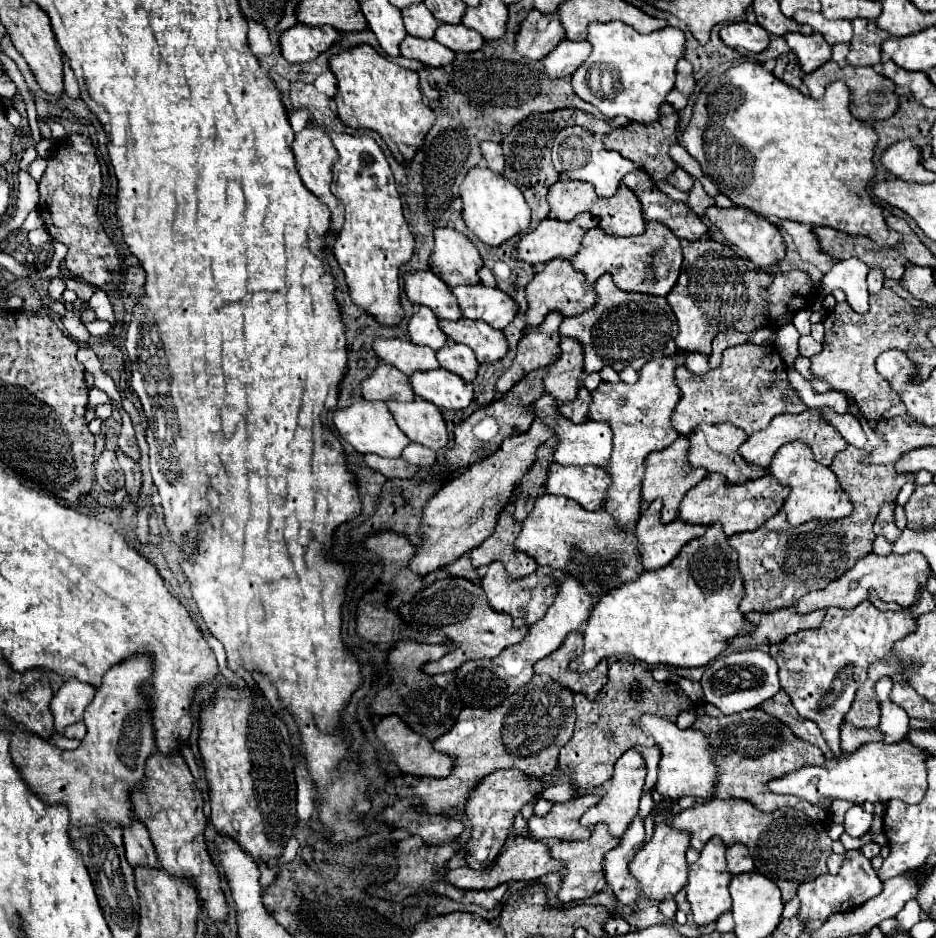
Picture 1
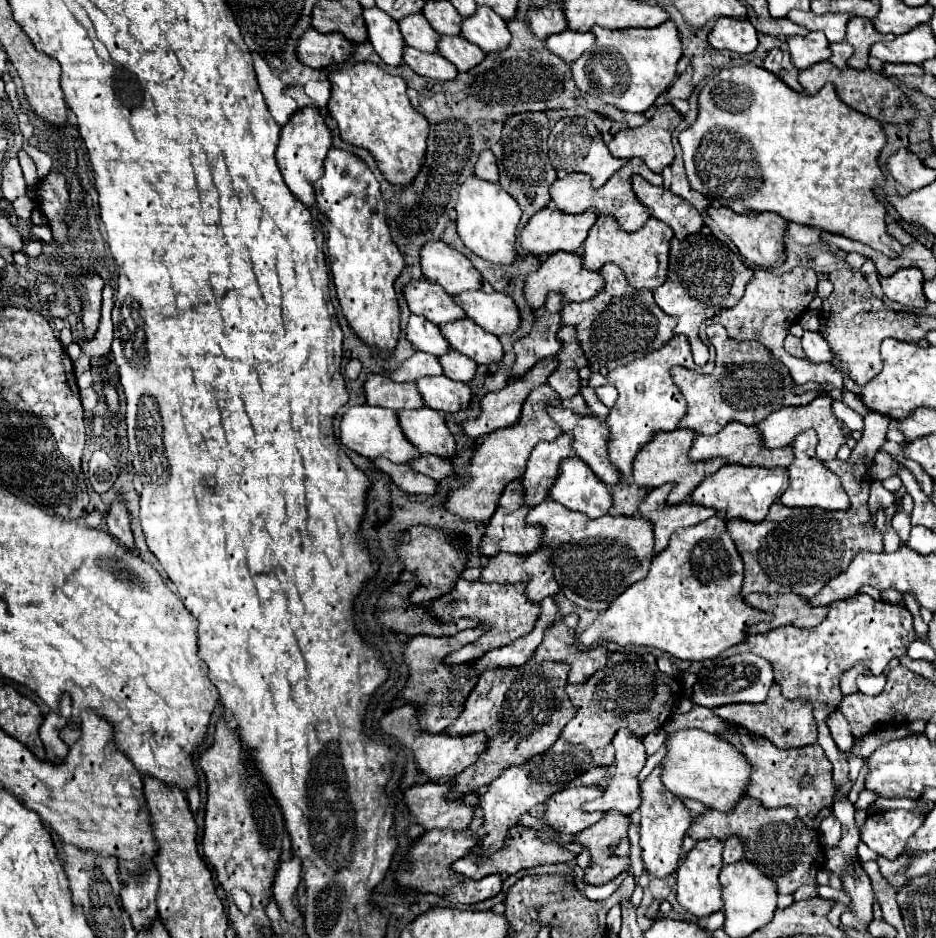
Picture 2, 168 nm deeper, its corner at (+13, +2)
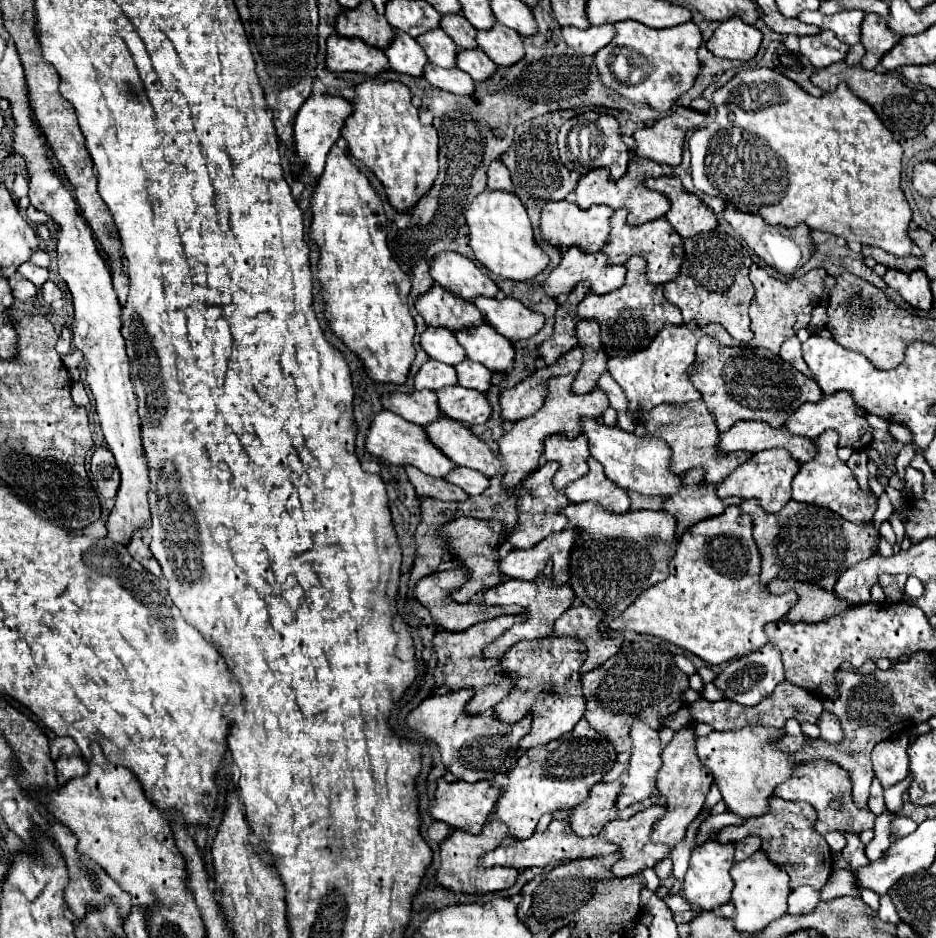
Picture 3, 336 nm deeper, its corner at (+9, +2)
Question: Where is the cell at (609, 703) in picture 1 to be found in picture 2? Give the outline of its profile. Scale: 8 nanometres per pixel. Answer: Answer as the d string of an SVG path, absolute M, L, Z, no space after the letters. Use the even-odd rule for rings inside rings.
M629 647L629 651L615 651L609 655L607 665L599 669L583 685L565 687L571 703L575 705L575 717L561 731L561 739L573 745L585 745L593 765L613 765L613 735L623 727L633 731L639 739L665 725L671 717L677 699L683 697L681 683L657 669L655 655L647 647Z

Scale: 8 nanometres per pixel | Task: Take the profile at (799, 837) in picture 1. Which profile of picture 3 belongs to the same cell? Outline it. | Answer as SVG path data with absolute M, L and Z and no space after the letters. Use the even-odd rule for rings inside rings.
M773 797L767 815L745 819L745 823L739 827L721 829L719 841L733 843L747 835L757 835L763 839L761 849L771 857L773 863L777 863L783 871L789 873L791 889L809 885L819 891L833 873L833 853L827 847L825 837L815 831L815 809L809 803L801 803L801 801L795 803L795 801L785 801L781 797Z

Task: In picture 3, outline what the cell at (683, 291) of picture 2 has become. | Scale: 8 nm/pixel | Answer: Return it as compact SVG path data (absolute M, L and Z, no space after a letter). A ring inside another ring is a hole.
M705 231L685 239L685 257L681 275L663 287L669 303L677 305L683 321L697 321L699 325L717 323L719 319L735 319L735 339L749 341L749 305L753 303L755 289L749 281L751 257L743 243L721 231Z

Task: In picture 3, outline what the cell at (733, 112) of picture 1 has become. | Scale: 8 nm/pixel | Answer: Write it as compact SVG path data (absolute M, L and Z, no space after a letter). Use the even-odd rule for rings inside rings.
M749 69L739 71L725 87L717 89L713 95L713 105L717 109L715 121L705 127L697 129L689 137L689 151L691 151L691 175L693 183L699 191L707 195L715 195L723 199L725 203L733 205L735 209L743 213L755 213L761 215L771 225L783 225L783 227L795 227L799 223L807 223L811 229L827 231L837 237L843 237L847 243L861 243L861 245L875 245L881 247L893 255L909 255L913 251L913 241L909 237L909 223L911 223L911 207L899 187L901 183L901 159L903 159L903 147L893 139L893 133L877 119L875 111L857 95L849 91L845 83L839 83L839 87L833 93L825 93L823 97L813 97L807 91L803 91L797 83L787 79L785 75L779 75L773 69Z

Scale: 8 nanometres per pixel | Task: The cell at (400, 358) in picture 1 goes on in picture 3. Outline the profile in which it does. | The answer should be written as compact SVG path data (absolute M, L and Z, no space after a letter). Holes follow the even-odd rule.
M429 359L427 363L423 363L423 367L419 369L419 373L415 375L415 389L431 389L437 391L445 385L457 385L457 373L451 365L443 365L439 361Z

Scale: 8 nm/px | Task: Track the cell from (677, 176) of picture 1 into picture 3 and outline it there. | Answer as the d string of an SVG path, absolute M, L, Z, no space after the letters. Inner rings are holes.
M633 155L629 159L629 169L627 173L623 175L623 179L619 181L611 181L609 179L609 169L601 167L601 169L593 169L589 171L587 175L583 175L575 187L575 203L579 203L579 207L587 209L591 205L609 205L613 209L621 209L621 207L627 207L629 209L629 221L631 225L643 225L647 221L653 221L653 219L659 219L659 217L665 217L665 213L669 211L669 199L657 191L651 191L645 187L645 179L649 177L661 177L663 171L661 171L661 165L651 161L651 159L645 159L645 157L637 157Z

